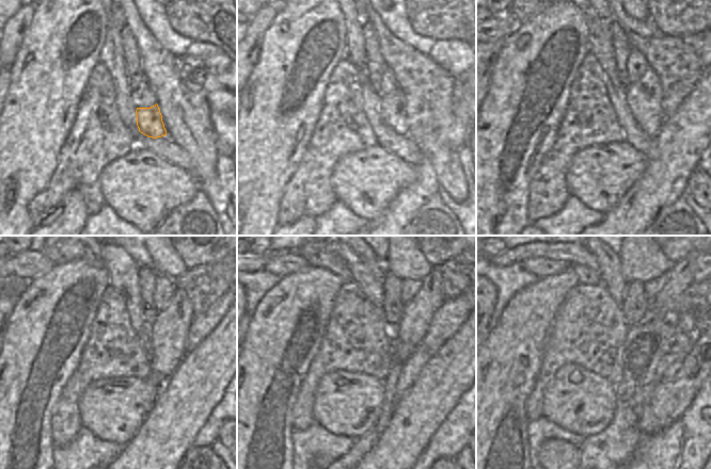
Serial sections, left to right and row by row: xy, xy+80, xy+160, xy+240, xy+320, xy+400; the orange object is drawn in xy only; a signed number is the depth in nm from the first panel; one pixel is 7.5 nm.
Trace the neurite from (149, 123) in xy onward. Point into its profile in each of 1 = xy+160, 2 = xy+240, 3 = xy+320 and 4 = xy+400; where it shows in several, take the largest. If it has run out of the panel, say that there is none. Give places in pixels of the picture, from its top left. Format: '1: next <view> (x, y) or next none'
1: next xy+160 (644, 97)
2: next xy+240 (168, 333)
3: next xy+320 (417, 312)
4: next xy+400 (680, 274)

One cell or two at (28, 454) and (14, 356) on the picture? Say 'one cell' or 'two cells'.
one cell

